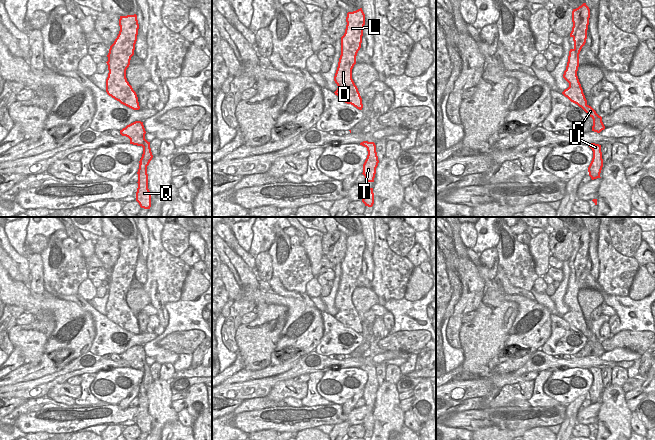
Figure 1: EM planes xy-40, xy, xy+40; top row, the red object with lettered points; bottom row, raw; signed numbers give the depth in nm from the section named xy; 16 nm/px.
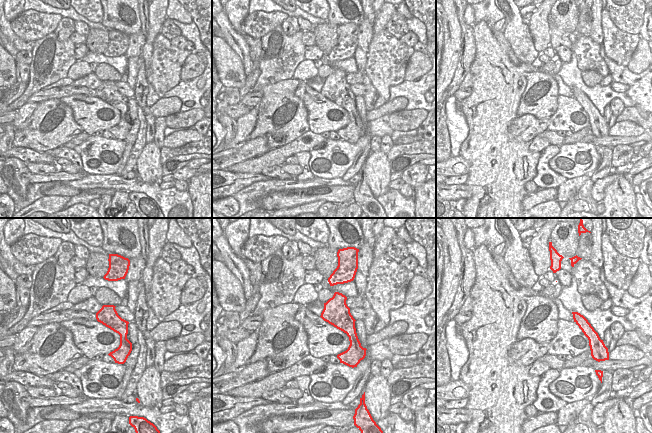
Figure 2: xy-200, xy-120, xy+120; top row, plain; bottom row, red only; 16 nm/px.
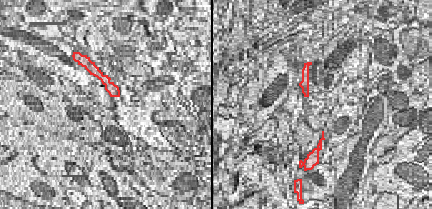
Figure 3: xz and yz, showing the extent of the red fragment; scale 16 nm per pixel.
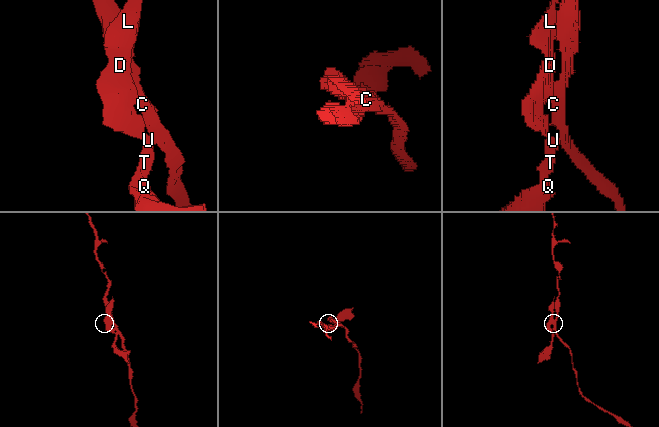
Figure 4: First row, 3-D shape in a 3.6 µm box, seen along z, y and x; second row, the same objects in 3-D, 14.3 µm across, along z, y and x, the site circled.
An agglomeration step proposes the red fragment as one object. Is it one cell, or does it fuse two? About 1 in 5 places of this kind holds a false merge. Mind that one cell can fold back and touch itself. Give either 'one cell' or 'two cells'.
two cells

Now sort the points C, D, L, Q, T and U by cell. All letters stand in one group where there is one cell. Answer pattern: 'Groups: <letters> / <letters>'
Groups: C / D L Q T U

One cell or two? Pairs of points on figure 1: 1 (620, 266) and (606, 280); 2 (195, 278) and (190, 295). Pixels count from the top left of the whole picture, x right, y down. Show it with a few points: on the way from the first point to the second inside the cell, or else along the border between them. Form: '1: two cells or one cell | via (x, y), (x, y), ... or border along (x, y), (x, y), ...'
1: one cell | via (617, 269), (609, 277)
2: one cell | via (195, 282), (191, 291)

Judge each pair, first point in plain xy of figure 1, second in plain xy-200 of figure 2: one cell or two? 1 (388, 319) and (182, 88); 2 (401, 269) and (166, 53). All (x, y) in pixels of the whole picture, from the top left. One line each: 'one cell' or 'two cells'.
1: two cells
2: one cell

